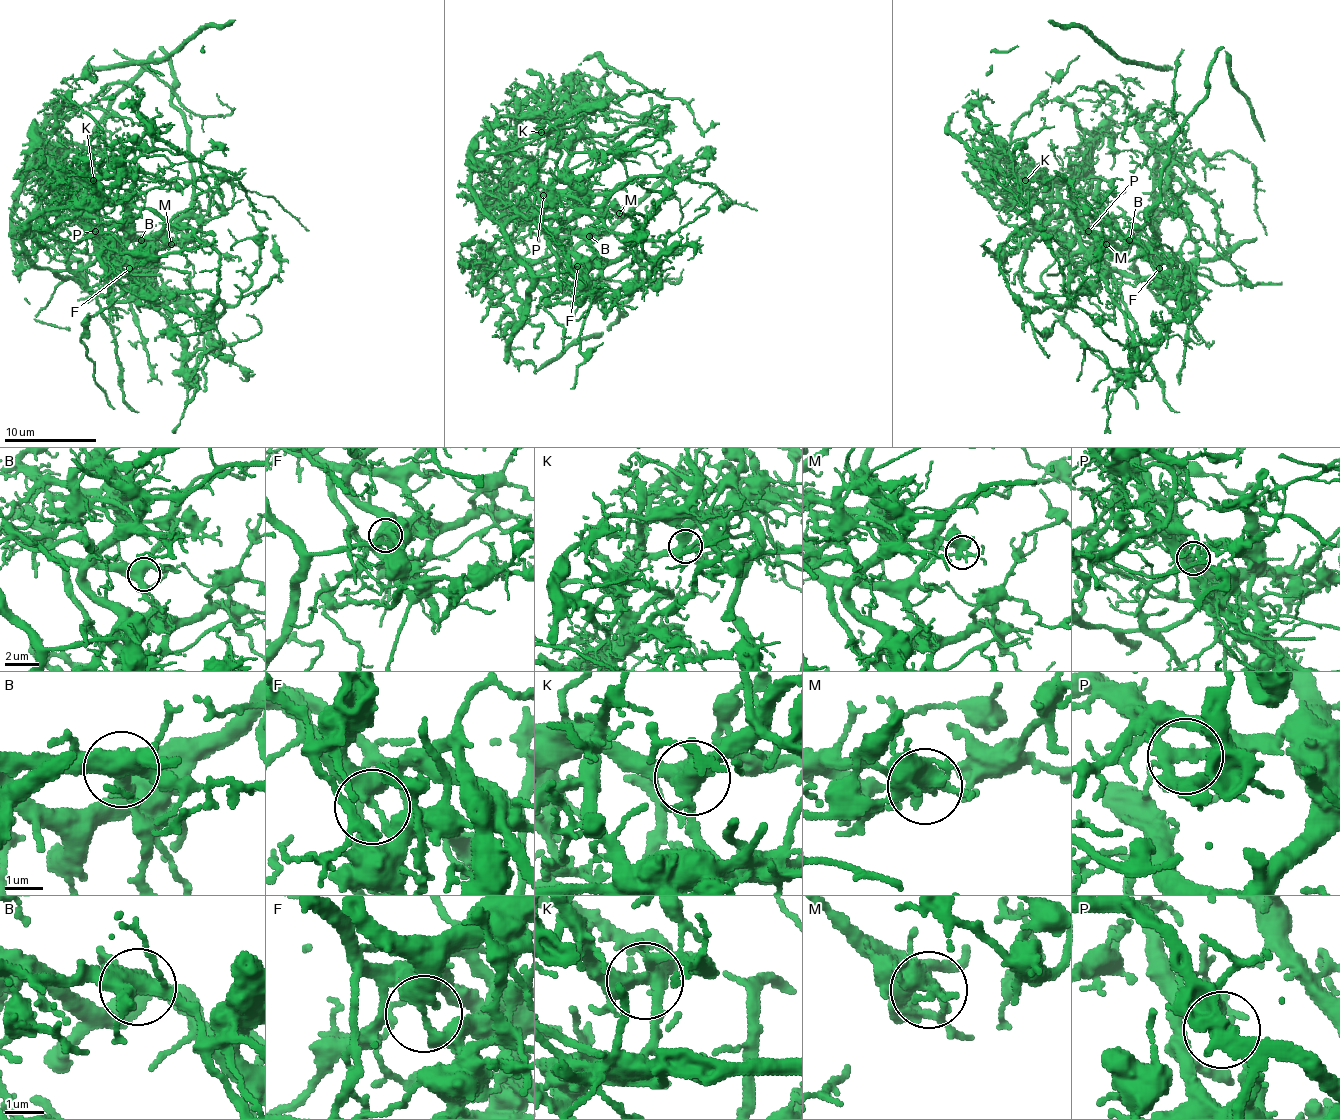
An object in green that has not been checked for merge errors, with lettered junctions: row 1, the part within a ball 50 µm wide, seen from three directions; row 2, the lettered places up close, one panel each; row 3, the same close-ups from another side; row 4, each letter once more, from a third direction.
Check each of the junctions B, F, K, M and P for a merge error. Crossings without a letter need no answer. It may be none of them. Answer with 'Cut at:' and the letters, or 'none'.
Cut at: F, M

